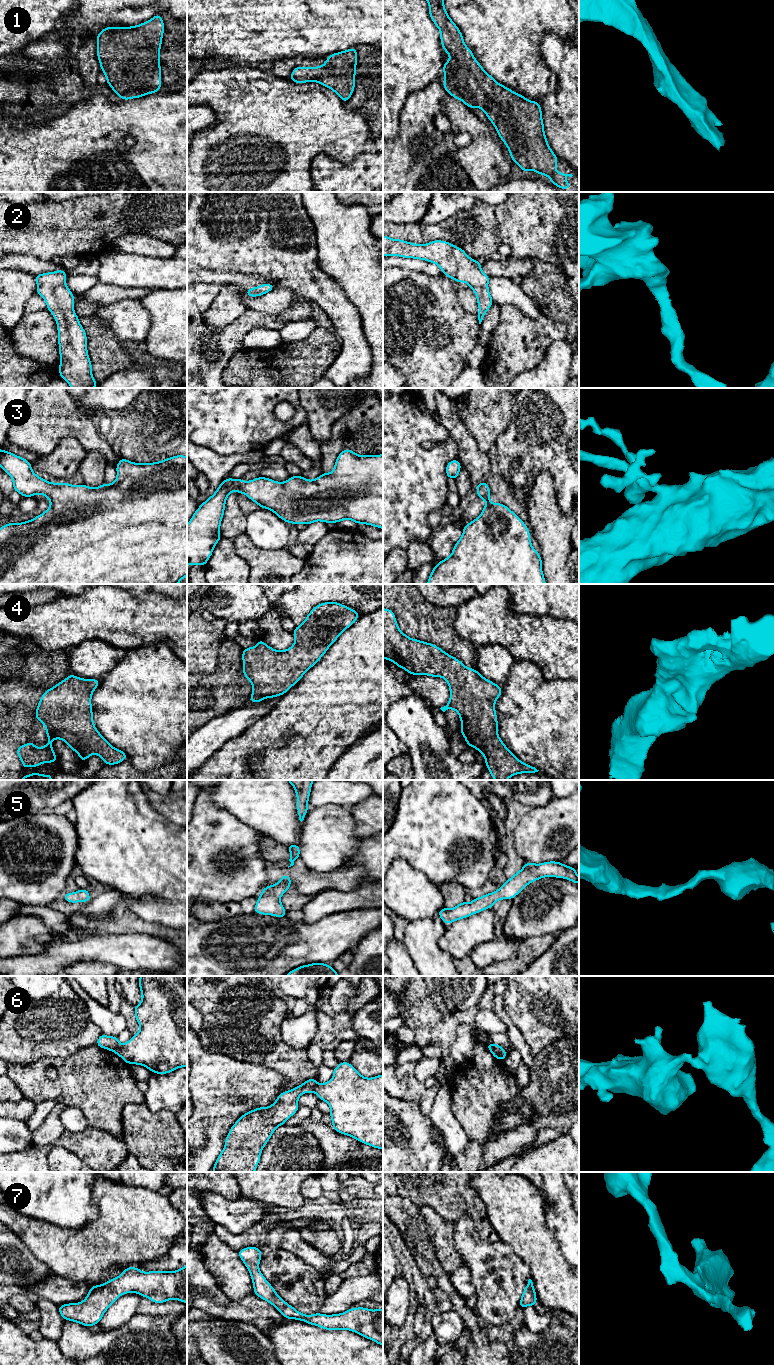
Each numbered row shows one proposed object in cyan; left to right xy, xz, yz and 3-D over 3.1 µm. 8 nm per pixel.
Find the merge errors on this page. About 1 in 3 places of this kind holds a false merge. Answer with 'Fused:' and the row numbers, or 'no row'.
Fused: 6

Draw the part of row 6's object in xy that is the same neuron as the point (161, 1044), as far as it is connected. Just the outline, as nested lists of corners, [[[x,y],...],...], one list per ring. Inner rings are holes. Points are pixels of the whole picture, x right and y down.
[[[140,976],[139,988],[142,1000],[134,1013],[140,1031],[115,1053],[125,1063],[143,1065],[156,1074],[187,1068],[187,976]]]

